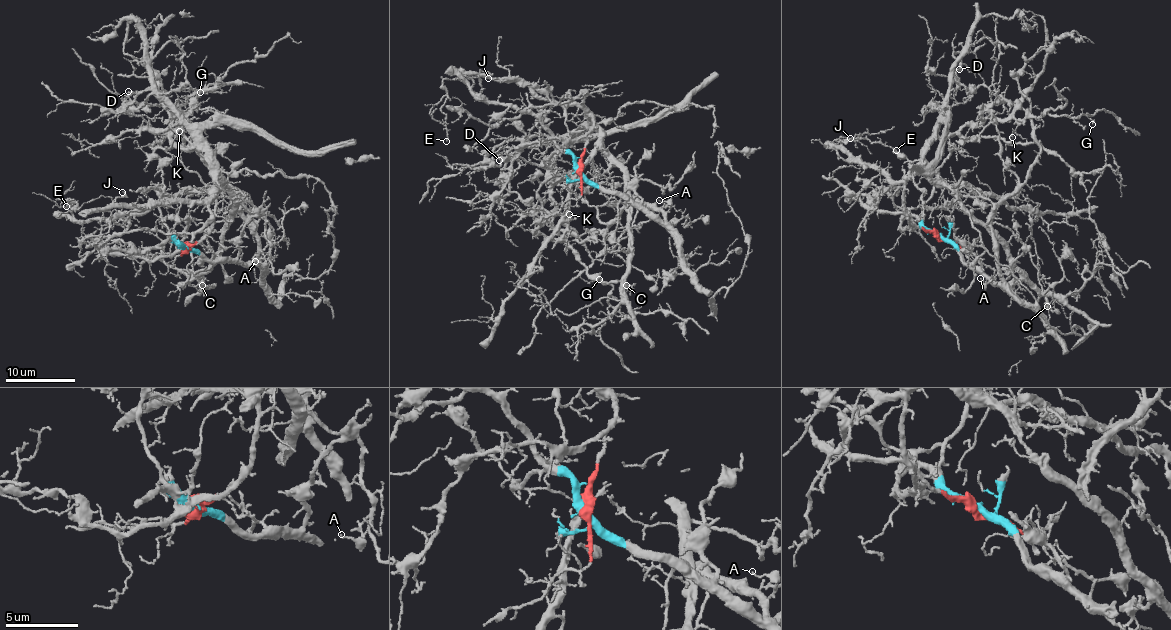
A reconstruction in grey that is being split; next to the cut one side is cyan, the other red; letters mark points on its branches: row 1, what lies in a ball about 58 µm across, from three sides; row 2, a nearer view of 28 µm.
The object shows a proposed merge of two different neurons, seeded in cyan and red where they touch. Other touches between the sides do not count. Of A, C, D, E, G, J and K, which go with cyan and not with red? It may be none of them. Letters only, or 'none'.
A

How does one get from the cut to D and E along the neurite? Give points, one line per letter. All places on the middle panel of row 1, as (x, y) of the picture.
D: (579, 170), (581, 153), (594, 124), (590, 113), (588, 122), (571, 132), (537, 145), (506, 150), (499, 160)
E: (579, 170), (592, 115), (479, 72), (443, 81), (447, 142)

